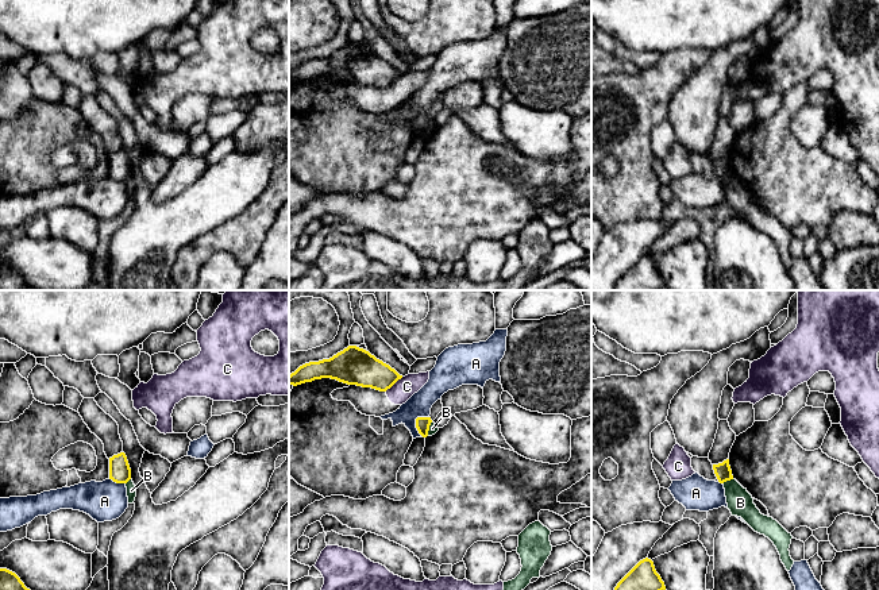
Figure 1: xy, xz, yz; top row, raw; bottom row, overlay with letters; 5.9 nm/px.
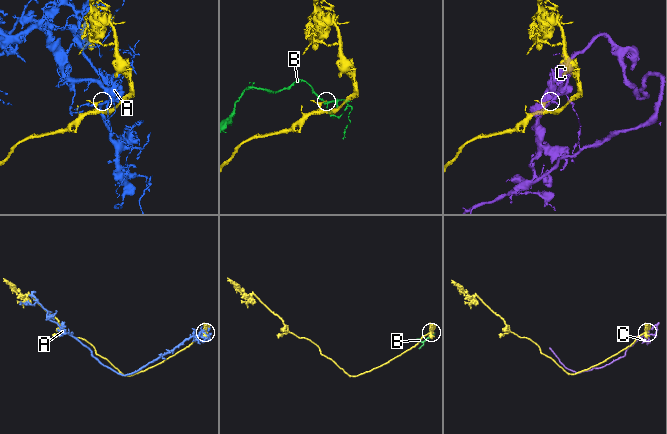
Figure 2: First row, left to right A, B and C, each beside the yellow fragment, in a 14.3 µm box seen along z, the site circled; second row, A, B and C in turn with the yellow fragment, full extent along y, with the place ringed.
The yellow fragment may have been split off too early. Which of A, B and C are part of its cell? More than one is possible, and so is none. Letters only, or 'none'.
none

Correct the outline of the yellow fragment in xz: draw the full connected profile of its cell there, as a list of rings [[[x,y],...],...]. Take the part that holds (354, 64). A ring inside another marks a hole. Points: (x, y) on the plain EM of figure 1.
[[[348,43],[329,57],[300,63],[289,73],[289,82],[297,84],[321,76],[386,89],[402,73],[369,49],[356,43]]]

